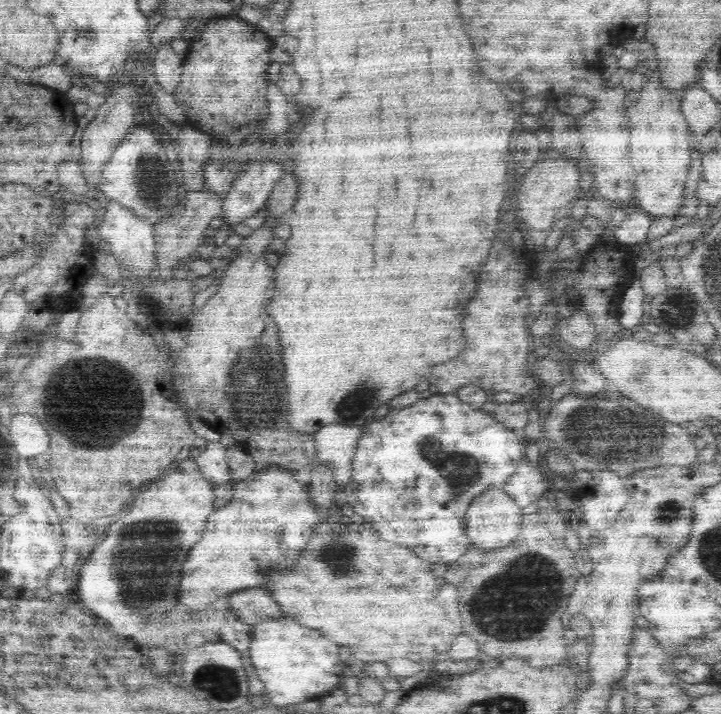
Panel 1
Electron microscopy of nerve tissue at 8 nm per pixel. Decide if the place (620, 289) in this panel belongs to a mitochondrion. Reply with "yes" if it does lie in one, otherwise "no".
no

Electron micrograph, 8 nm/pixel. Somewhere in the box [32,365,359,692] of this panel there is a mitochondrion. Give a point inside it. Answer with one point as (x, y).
(145, 549)

